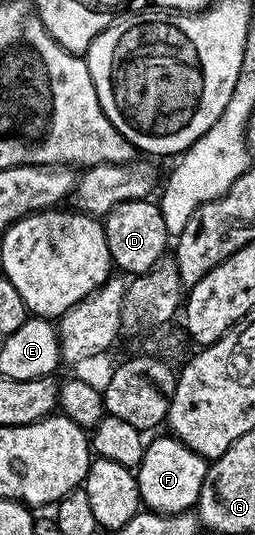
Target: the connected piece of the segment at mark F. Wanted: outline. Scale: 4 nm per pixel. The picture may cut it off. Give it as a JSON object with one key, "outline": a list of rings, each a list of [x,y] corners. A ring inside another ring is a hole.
{"outline":[[[164,434],[158,440],[150,439],[145,445],[141,464],[135,469],[141,503],[150,512],[160,512],[162,516],[175,516],[190,511],[196,505],[207,478],[210,461],[195,454],[182,440],[172,434]]]}

